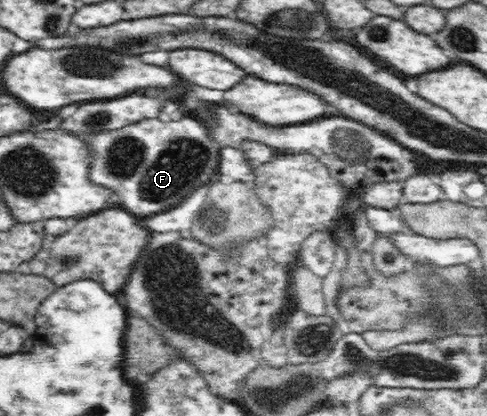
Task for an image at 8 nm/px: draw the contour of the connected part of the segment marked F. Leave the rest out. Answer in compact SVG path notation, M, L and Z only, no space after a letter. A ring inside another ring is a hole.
M195 116L191 118L181 118L177 121L163 122L158 118L151 120L141 120L137 124L129 124L128 127L121 128L115 132L99 132L96 135L84 135L83 139L94 150L97 155L93 162L93 180L99 184L105 184L113 188L121 198L125 210L145 216L161 210L169 210L171 206L176 206L183 202L193 190L199 186L208 186L214 181L214 176L218 173L220 164L219 148L214 140L207 134L203 125Z

